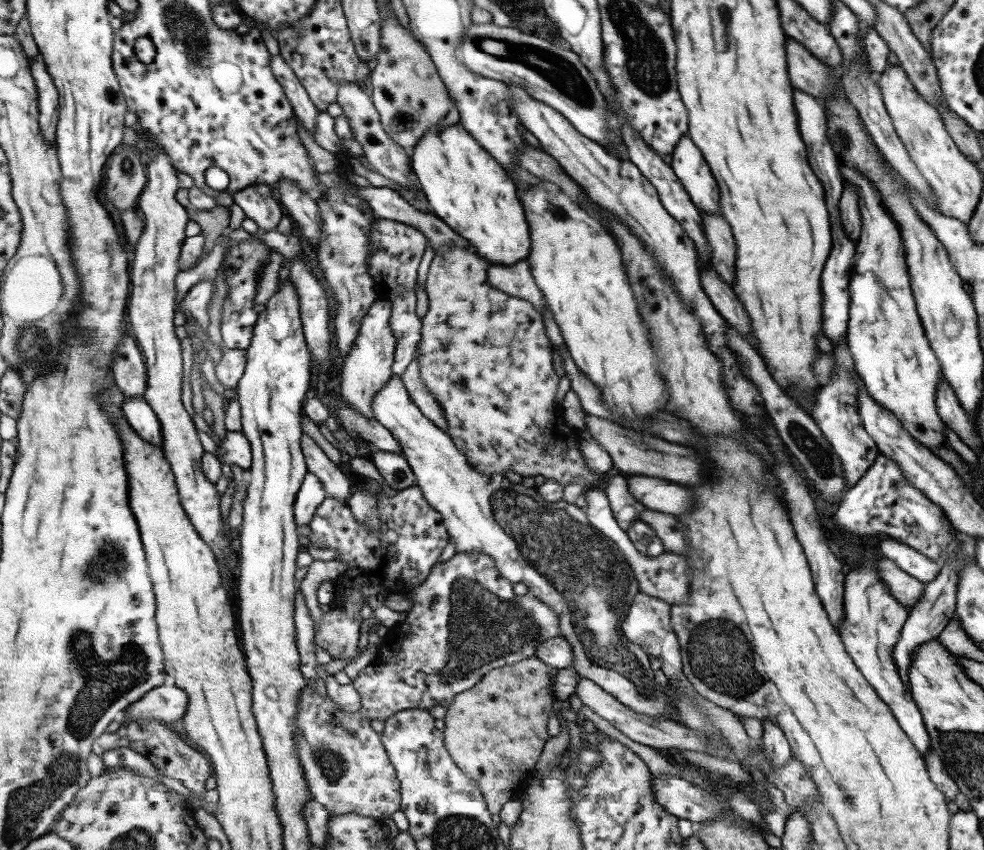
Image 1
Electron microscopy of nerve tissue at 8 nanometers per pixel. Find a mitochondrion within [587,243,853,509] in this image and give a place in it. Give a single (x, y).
(807, 446)

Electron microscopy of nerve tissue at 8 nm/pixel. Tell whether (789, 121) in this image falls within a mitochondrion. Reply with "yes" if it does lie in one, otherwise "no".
no

